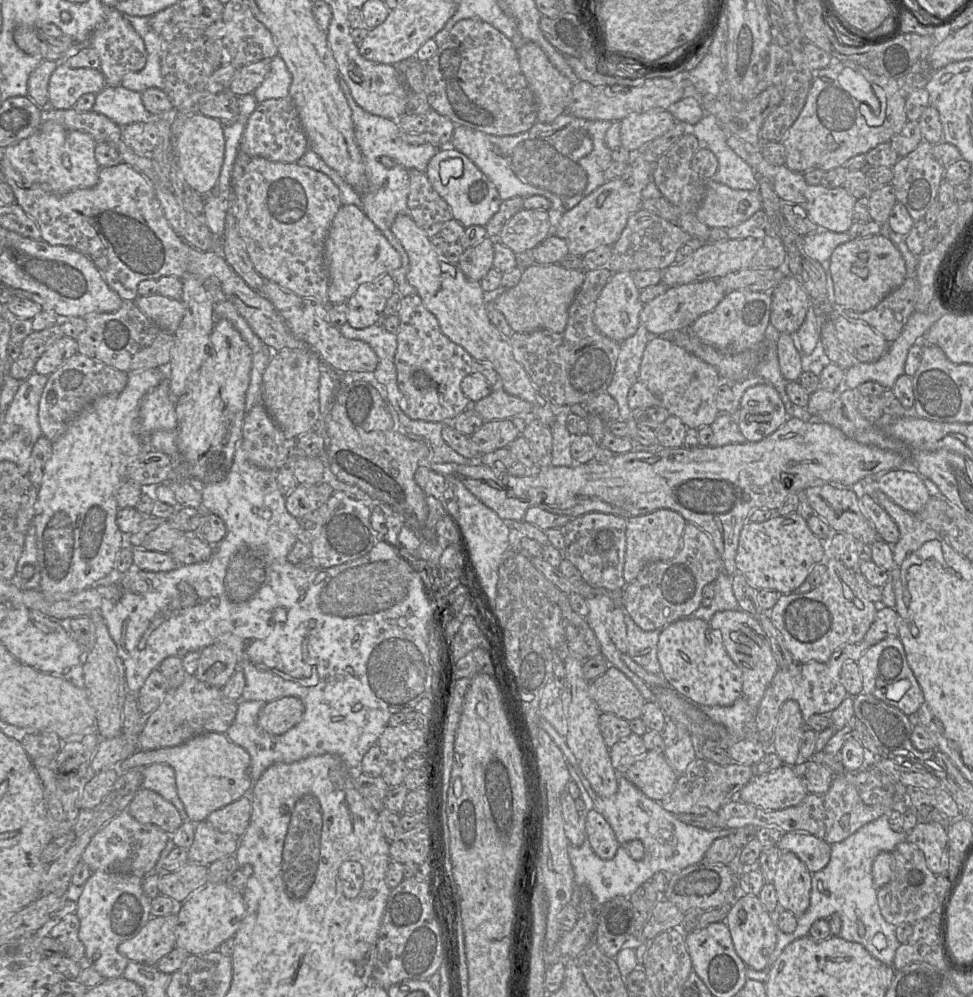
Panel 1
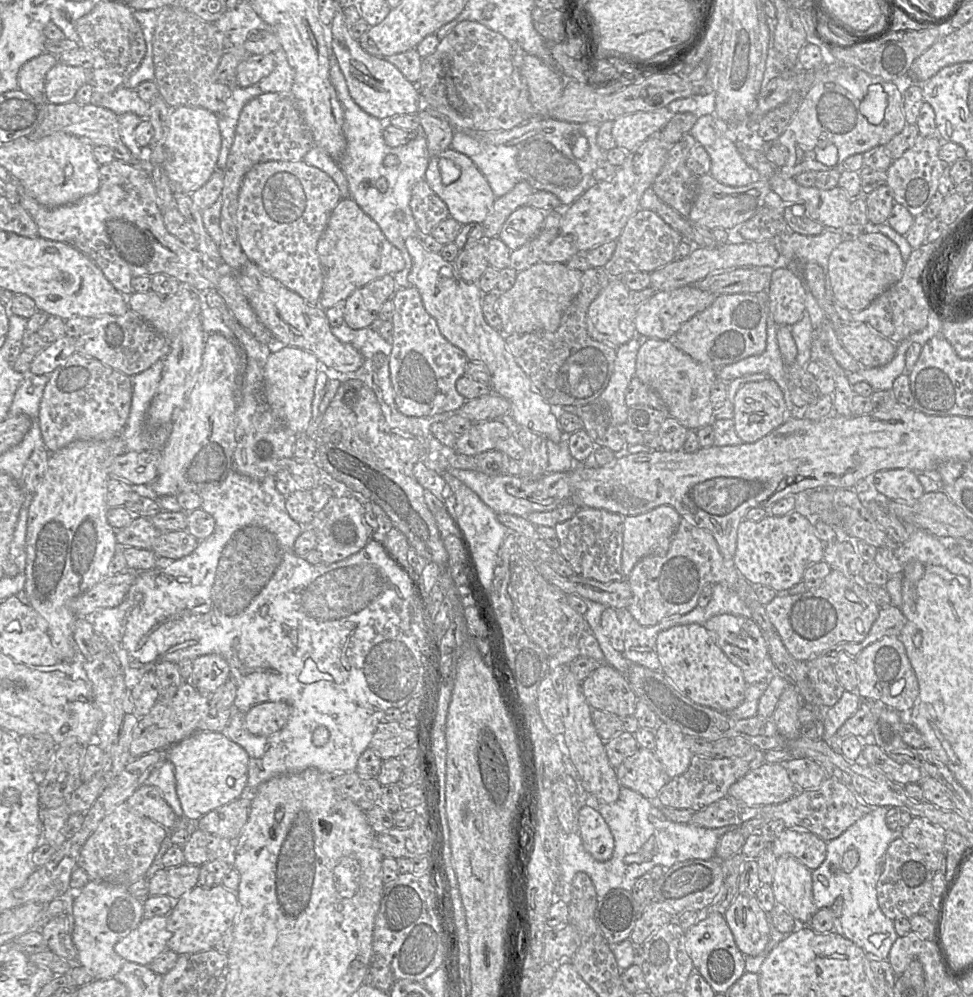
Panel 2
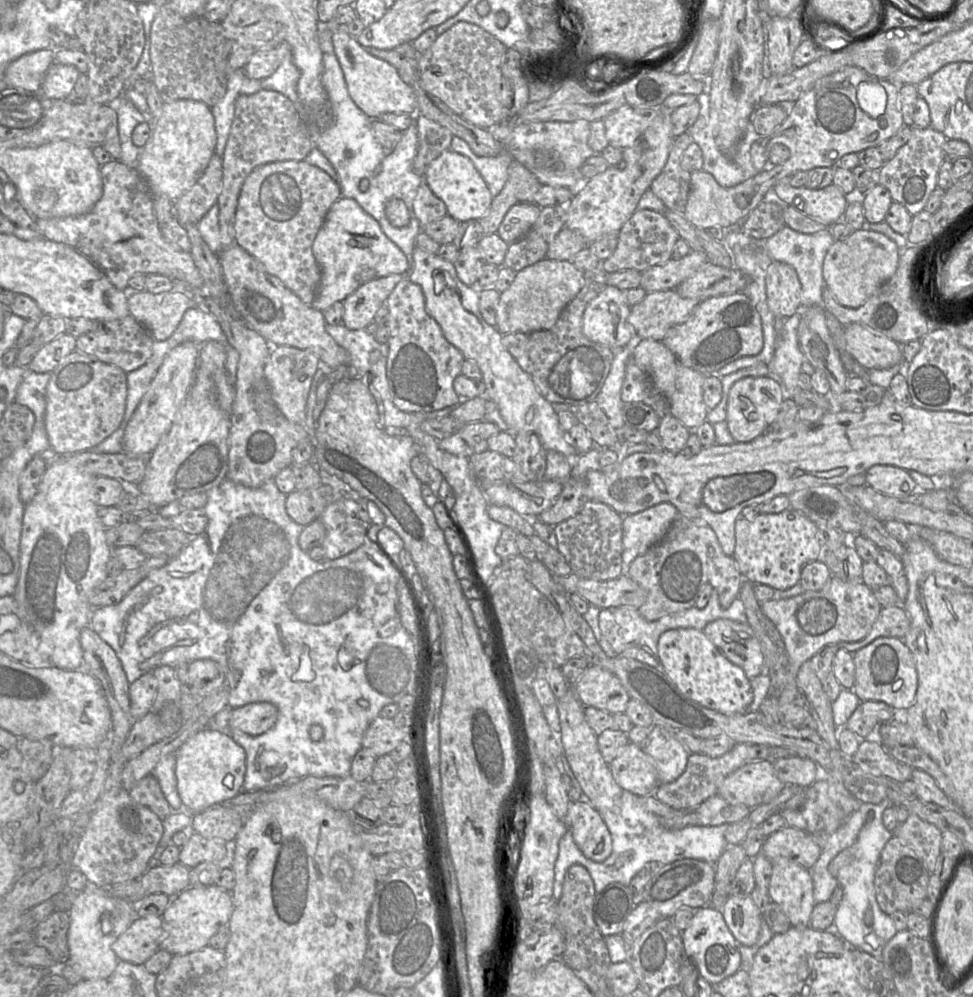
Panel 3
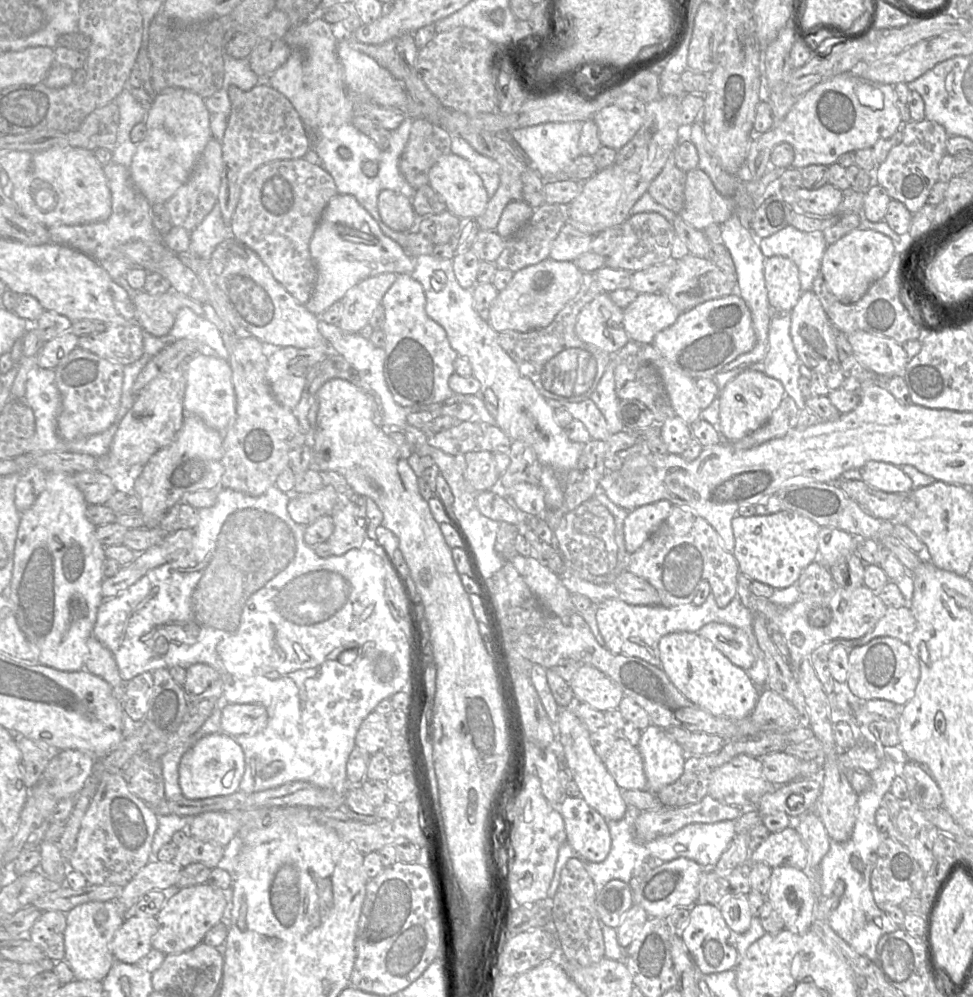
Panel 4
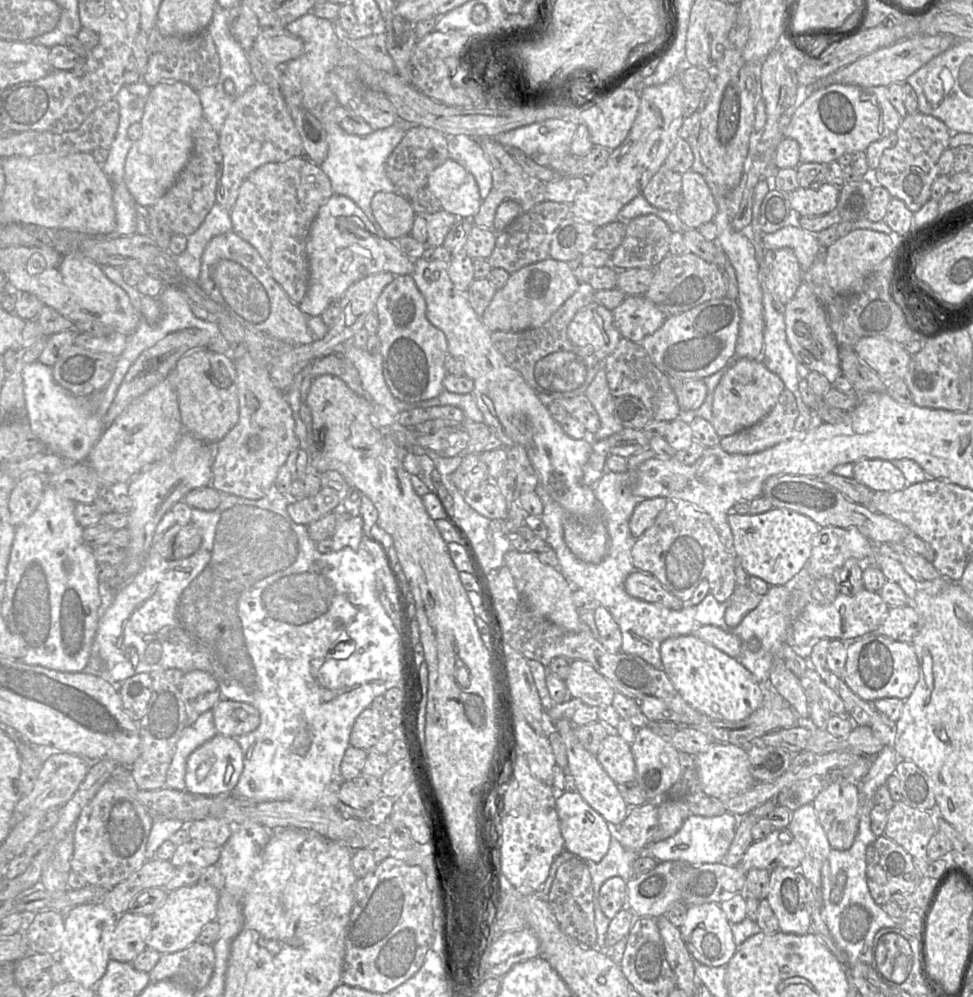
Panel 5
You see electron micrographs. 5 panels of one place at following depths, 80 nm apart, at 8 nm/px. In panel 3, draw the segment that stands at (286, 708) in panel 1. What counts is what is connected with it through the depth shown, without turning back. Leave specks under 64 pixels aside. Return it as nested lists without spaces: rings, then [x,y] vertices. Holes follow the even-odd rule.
[[[254,702],[233,708],[229,718],[231,729],[257,736],[271,729],[278,719],[278,709],[270,702]]]

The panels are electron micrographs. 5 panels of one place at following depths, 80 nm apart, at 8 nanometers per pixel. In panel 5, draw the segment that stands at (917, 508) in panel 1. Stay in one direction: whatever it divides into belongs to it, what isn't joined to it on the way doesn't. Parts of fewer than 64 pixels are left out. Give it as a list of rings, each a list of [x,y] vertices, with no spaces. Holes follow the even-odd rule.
[[[862,459],[853,465],[853,478],[873,491],[900,491],[907,486],[901,470],[891,461]]]

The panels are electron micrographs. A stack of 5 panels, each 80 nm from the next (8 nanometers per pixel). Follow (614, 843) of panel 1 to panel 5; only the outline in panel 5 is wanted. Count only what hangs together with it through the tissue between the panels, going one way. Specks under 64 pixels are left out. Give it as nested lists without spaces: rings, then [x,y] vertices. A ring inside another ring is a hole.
[[[559,792],[556,798],[556,810],[565,850],[583,861],[600,862],[608,852],[611,841],[608,823],[604,818],[591,808],[578,792]]]

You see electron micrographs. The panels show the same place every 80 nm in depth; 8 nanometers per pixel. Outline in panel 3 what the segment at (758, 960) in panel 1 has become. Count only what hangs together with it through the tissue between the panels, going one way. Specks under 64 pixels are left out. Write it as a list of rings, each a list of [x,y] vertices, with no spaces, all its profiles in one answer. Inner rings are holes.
[[[729,896],[721,912],[740,945],[753,946],[757,942],[763,917],[750,896]]]

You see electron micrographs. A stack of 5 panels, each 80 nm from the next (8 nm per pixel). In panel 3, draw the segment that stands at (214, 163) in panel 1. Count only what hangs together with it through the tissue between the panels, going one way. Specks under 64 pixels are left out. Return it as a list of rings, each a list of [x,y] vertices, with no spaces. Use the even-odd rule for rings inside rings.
[[[176,100],[163,103],[161,116],[152,120],[151,135],[141,149],[137,170],[154,195],[165,195],[175,201],[187,192],[201,177],[216,149],[216,131],[211,108],[203,102]]]

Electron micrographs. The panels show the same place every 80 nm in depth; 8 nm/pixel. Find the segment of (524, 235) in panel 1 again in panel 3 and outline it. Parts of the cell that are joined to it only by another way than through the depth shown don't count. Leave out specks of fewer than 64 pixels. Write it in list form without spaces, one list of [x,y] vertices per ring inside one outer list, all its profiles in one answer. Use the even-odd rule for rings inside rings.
[[[534,203],[515,204],[506,213],[496,234],[507,244],[517,241],[529,232],[540,211],[541,208]]]

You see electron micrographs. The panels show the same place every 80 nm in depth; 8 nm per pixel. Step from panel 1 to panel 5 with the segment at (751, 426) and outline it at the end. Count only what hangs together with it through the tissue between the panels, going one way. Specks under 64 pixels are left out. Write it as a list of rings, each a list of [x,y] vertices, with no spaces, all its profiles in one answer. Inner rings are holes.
[[[741,358],[726,370],[714,390],[711,422],[714,430],[720,438],[724,438],[756,424],[773,409],[784,389],[781,378],[762,362]]]

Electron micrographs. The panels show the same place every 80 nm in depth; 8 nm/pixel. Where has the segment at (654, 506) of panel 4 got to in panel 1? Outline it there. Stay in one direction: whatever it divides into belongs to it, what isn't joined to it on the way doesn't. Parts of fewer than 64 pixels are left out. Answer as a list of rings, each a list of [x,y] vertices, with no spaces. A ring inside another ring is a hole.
[[[664,508],[646,515],[628,518],[623,568],[623,577],[626,584],[634,581],[646,564],[672,559],[681,547],[686,524],[686,520],[678,512]]]

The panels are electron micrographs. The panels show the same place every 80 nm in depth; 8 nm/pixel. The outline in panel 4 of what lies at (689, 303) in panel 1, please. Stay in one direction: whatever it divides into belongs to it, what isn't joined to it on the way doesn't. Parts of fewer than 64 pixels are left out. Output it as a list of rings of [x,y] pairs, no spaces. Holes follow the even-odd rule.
[[[654,293],[638,294],[623,314],[623,327],[629,339],[652,344],[656,334],[673,325],[681,311],[663,293]]]

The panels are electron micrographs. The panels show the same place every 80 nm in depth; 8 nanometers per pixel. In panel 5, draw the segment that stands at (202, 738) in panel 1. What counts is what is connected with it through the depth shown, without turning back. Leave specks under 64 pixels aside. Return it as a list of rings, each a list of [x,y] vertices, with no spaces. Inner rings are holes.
[[[217,734],[195,749],[187,758],[185,791],[193,795],[230,795],[243,771],[242,750],[234,737]]]

